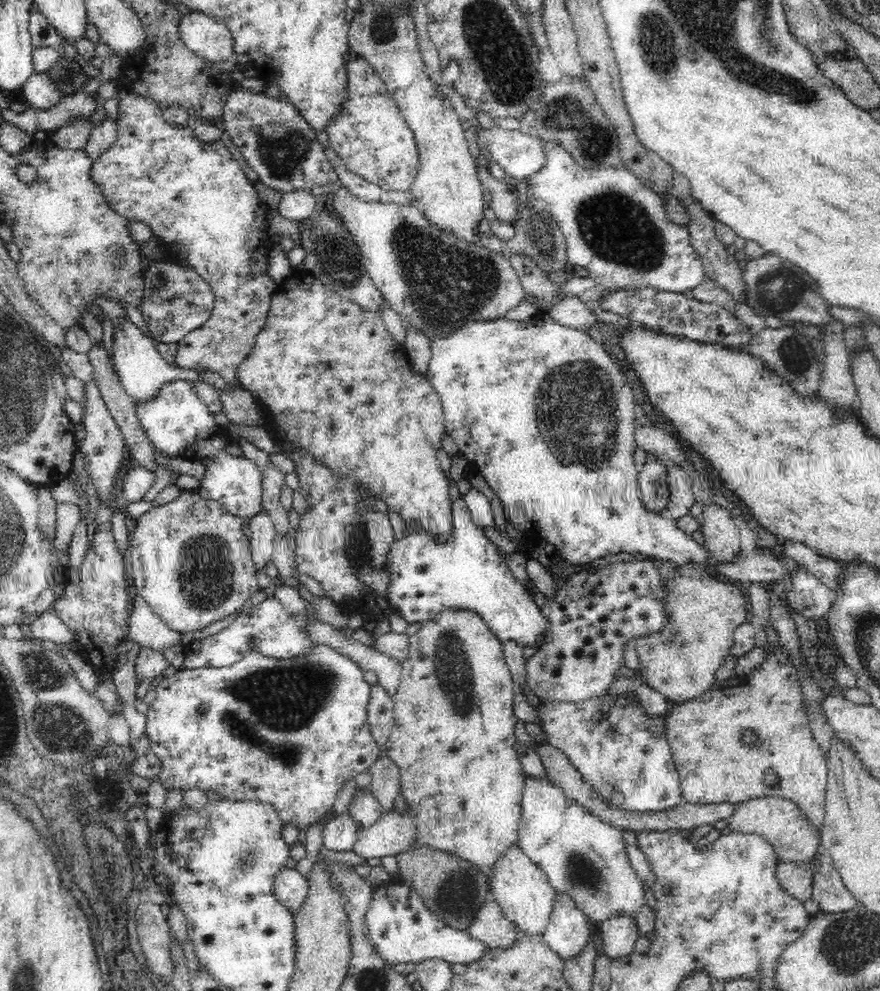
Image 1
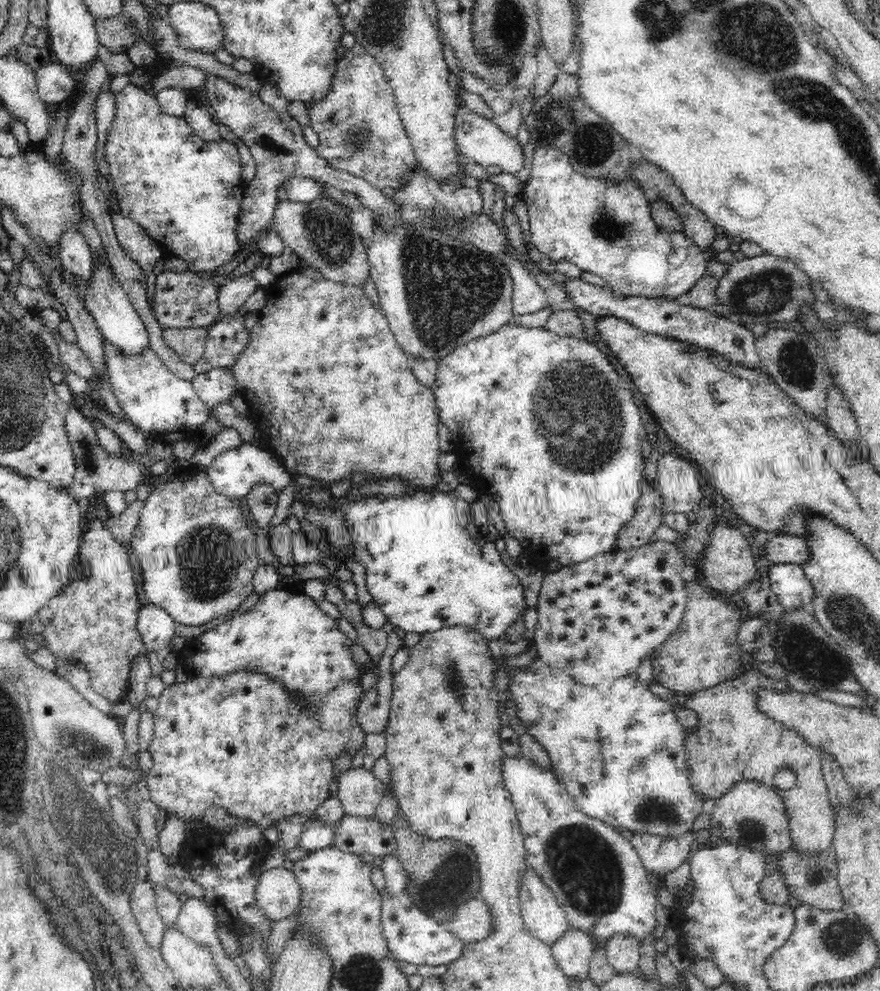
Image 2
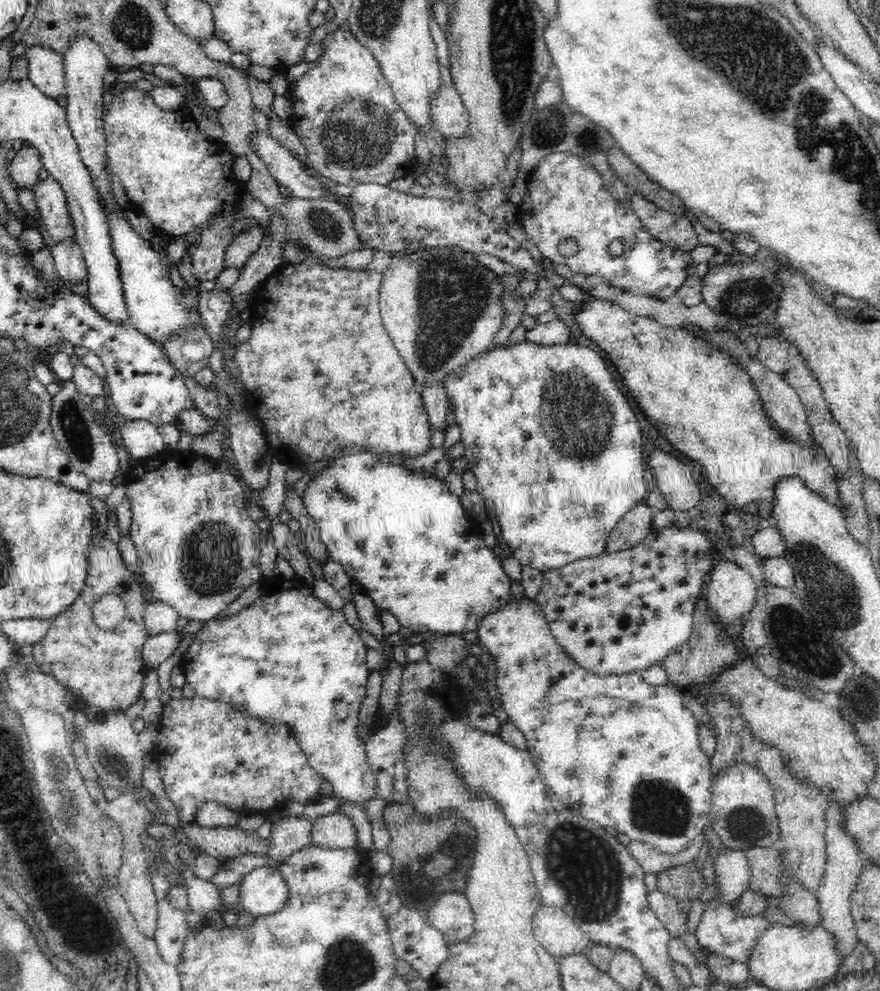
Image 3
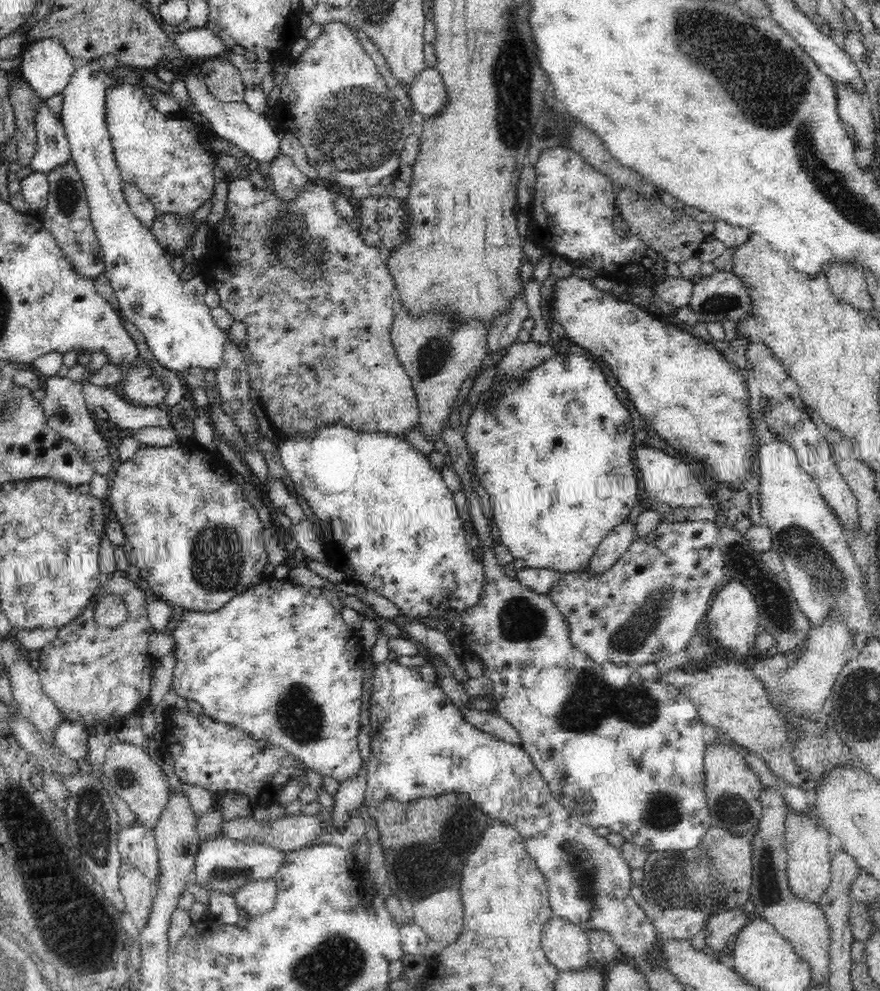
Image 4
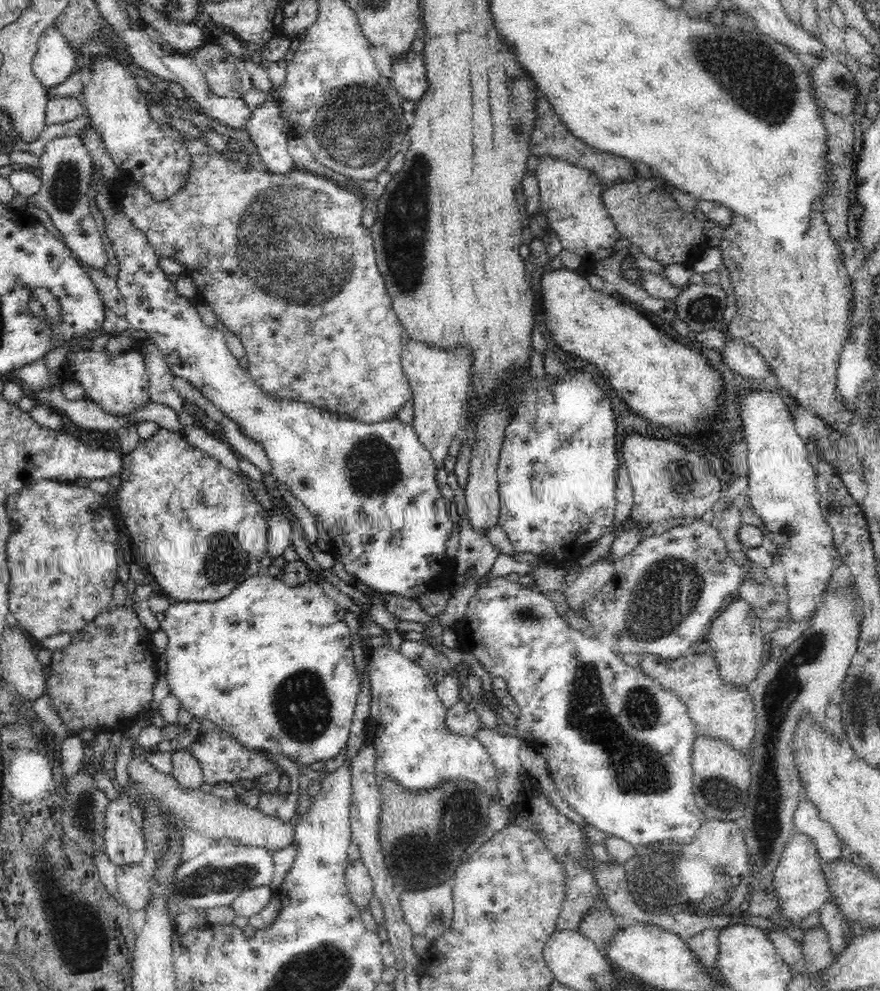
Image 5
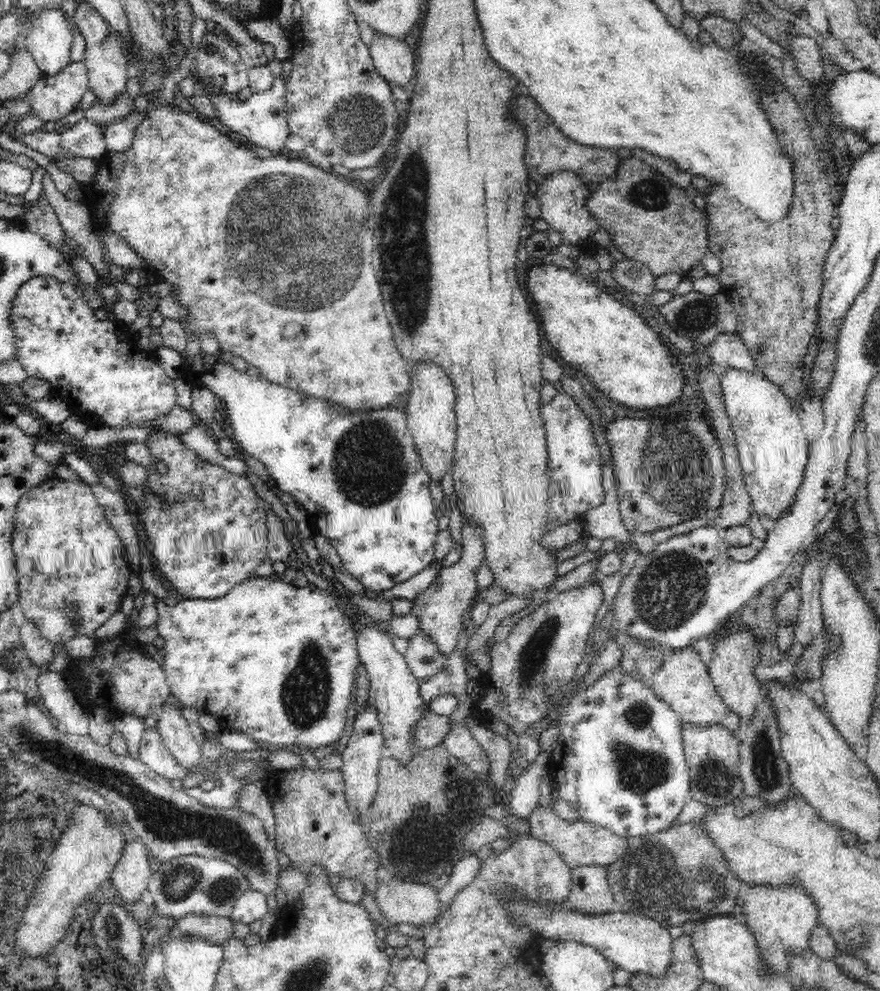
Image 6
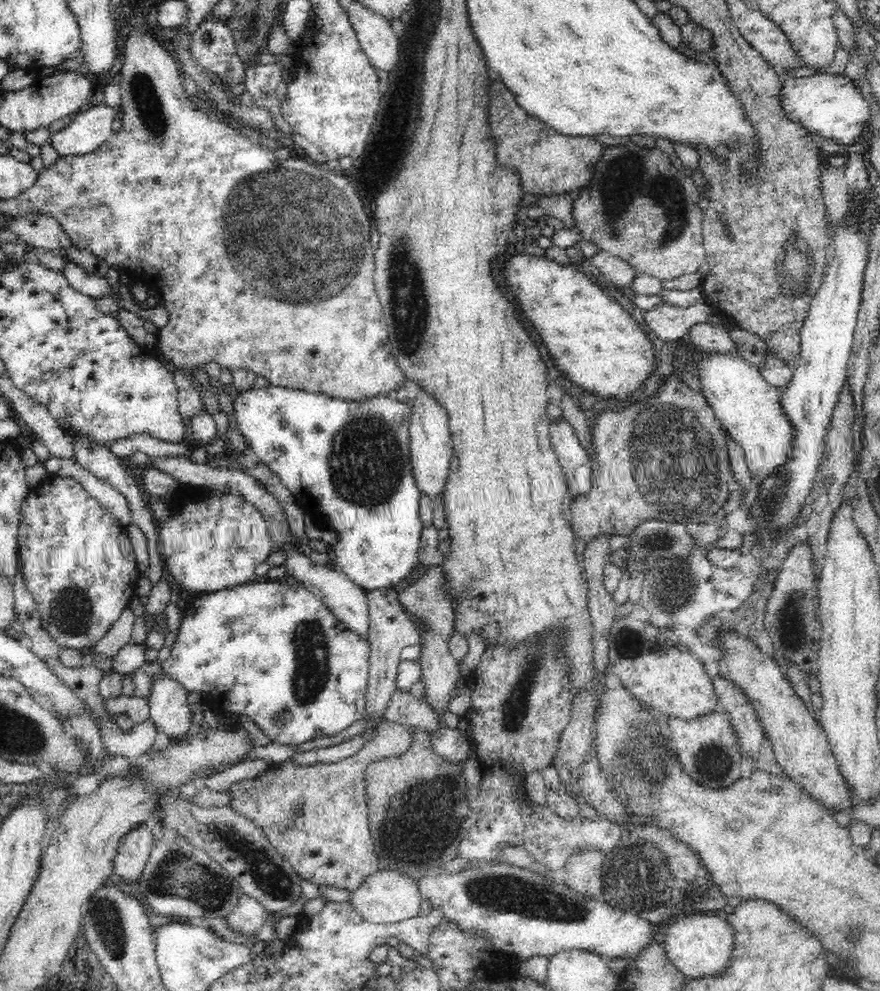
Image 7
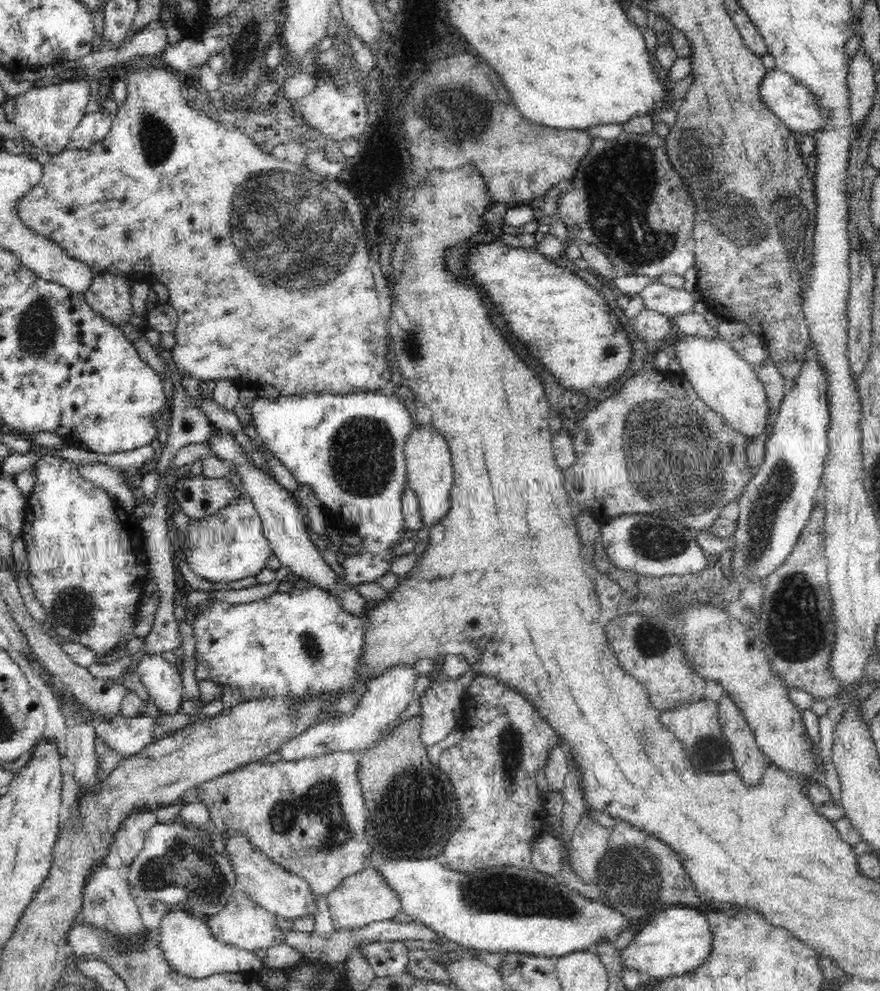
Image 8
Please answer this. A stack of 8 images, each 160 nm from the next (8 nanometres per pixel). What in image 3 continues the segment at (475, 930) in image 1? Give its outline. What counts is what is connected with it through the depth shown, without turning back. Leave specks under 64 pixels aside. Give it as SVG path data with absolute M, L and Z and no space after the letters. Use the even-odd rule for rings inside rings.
M465 893L442 894L427 910L426 919L450 945L468 940L474 934L475 916Z

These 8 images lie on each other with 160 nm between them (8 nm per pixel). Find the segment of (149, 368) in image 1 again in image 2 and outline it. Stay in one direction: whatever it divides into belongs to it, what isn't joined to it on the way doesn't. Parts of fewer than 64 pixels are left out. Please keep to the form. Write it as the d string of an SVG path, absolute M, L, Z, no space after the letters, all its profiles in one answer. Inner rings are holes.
M92 254L92 276L85 286L81 299L86 311L92 315L101 330L104 340L110 342L118 355L140 355L149 346L149 334L134 306L130 304L126 290L122 287L118 274L114 273L109 259L102 263L96 254ZM222 367L204 374L196 374L193 387L208 406L213 409L217 404L230 402L234 392L238 391L238 383L231 368Z

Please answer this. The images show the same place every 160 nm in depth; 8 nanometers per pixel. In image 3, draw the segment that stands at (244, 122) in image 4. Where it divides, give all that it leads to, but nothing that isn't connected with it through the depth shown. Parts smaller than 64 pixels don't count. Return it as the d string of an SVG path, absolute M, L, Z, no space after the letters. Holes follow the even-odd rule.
M256 129L251 134L251 146L268 167L270 175L286 195L308 201L331 197L322 182L310 177L300 166L300 161L269 132Z

